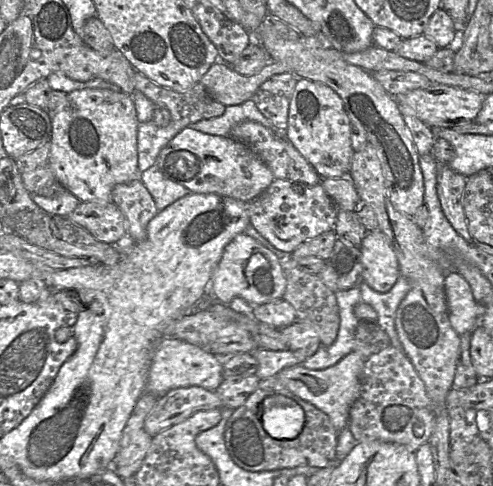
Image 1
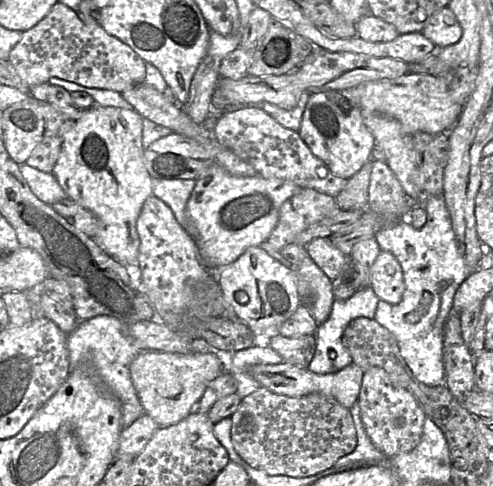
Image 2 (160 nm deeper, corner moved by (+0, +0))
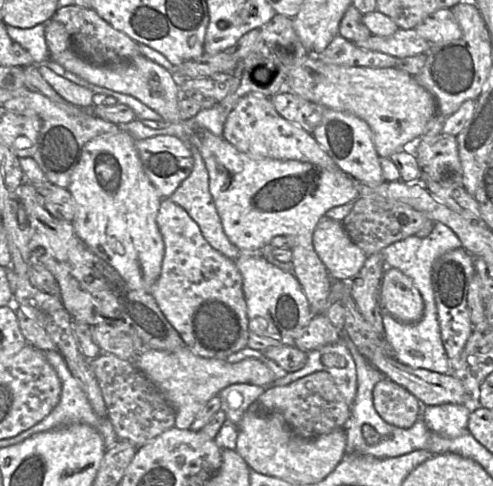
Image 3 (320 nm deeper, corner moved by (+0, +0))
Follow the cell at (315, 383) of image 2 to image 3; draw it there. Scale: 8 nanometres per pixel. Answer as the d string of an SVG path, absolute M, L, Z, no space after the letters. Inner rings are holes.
M188 347L175 351L147 350L132 359L136 368L162 393L175 410L175 427L191 429L197 414L205 404L229 385L248 383L268 387L276 379L274 372L262 361L248 358L237 363L203 358Z

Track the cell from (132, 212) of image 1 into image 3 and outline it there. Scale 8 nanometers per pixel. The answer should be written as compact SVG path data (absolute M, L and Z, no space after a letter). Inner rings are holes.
M162 199L156 218L164 243L164 257L160 275L150 290L151 296L194 354L203 358L226 360L231 354L247 347L250 334L242 277L229 259L213 249L204 239L197 223L187 212L169 199Z

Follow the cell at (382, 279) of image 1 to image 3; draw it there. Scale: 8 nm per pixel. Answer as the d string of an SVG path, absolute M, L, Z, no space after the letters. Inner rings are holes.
M386 267L383 272L380 302L384 311L401 322L417 322L423 316L424 303L420 292L407 275L394 267Z

